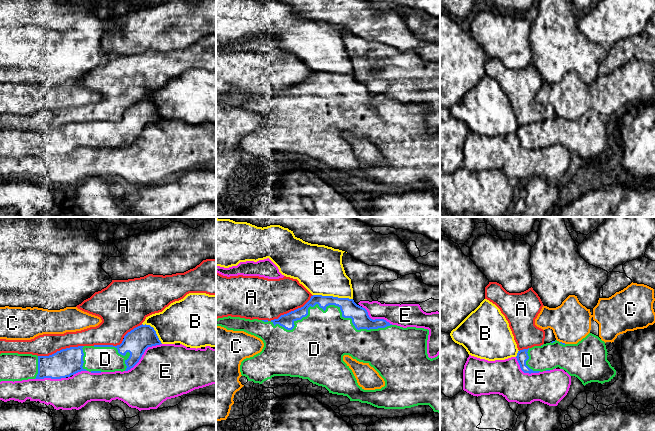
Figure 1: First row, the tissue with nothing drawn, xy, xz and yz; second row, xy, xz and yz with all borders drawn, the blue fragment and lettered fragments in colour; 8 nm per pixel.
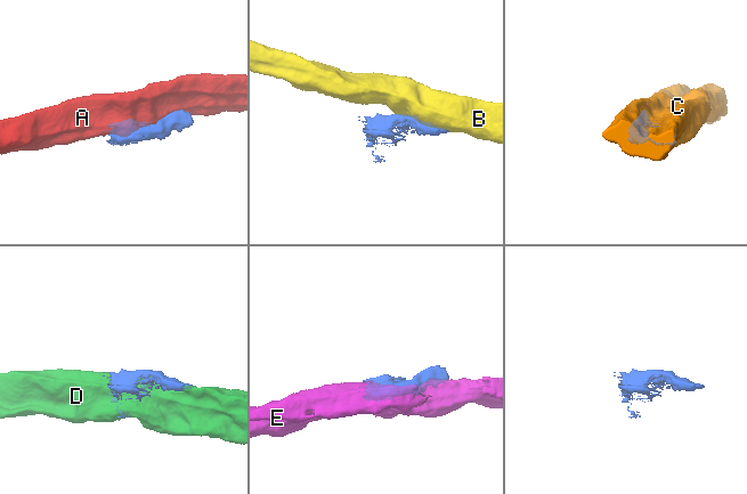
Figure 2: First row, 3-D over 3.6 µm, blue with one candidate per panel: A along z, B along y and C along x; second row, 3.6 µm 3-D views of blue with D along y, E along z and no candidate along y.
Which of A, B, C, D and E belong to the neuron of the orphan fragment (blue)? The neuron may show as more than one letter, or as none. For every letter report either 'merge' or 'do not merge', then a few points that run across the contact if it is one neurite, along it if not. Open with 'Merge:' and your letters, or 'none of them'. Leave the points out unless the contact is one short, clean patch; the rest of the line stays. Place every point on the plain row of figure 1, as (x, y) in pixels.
Merge: D
A: do not merge
B: do not merge
C: do not merge
D: merge
E: do not merge

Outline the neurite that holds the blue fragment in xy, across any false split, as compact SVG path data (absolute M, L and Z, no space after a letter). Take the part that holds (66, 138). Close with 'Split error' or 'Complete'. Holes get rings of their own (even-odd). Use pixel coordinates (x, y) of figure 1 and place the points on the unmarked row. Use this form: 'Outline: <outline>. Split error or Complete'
Outline: M150 101L128 108L120 121L70 123L49 132L1 129L0 158L28 155L61 155L81 147L91 149L128 147L148 123L162 120Z. Split error

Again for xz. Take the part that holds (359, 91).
Outline: M313 71L303 83L278 95L250 96L228 92L216 95L216 102L244 107L263 117L260 129L241 138L241 151L248 157L262 160L274 152L299 153L325 163L329 169L377 184L405 185L429 181L434 188L440 189L440 129L435 134L428 133L429 106L403 104L384 95L373 96L353 75ZM344 131L368 139L384 155L385 162L375 166L360 163L352 146L343 137Z. Split error

